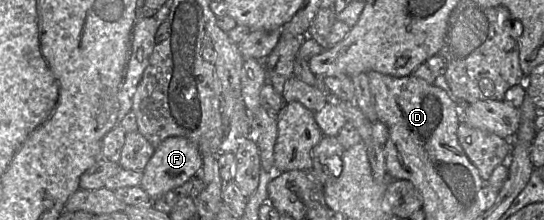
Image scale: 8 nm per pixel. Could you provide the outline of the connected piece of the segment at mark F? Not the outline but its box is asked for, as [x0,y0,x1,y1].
[139,136,201,201]

